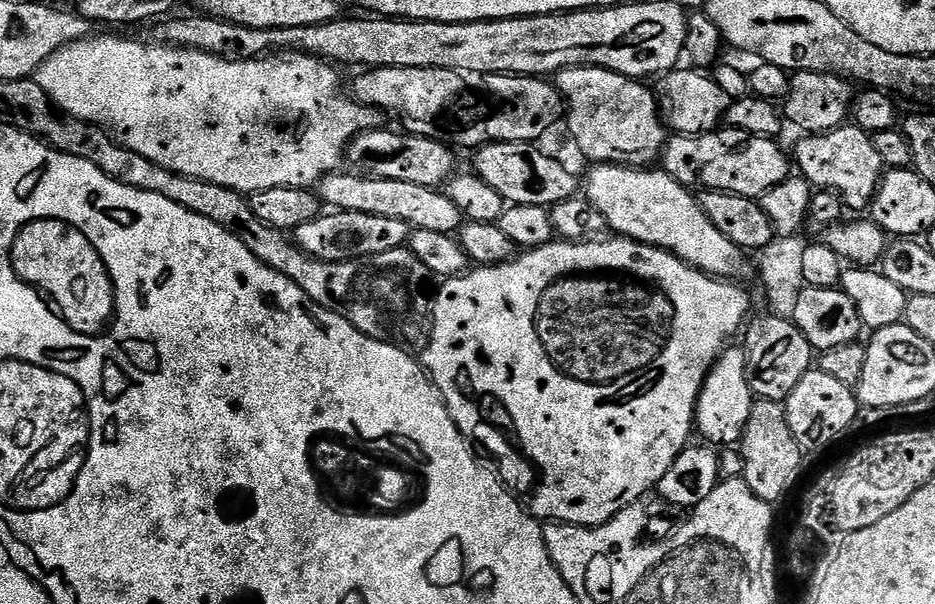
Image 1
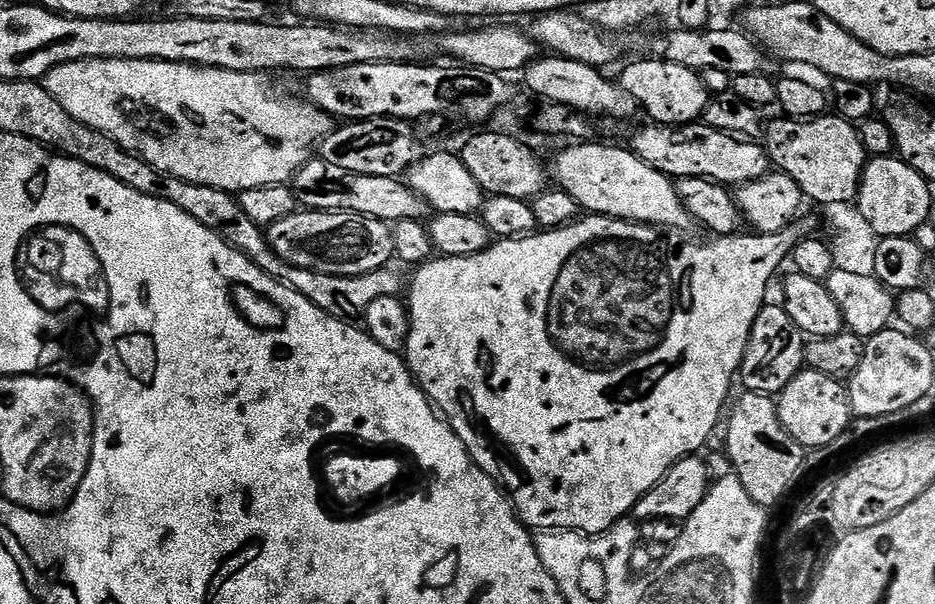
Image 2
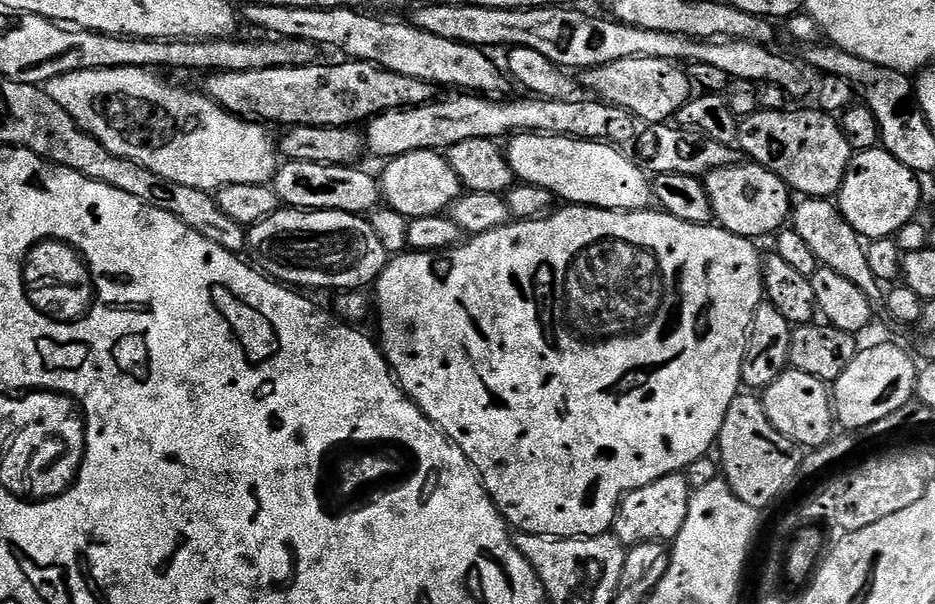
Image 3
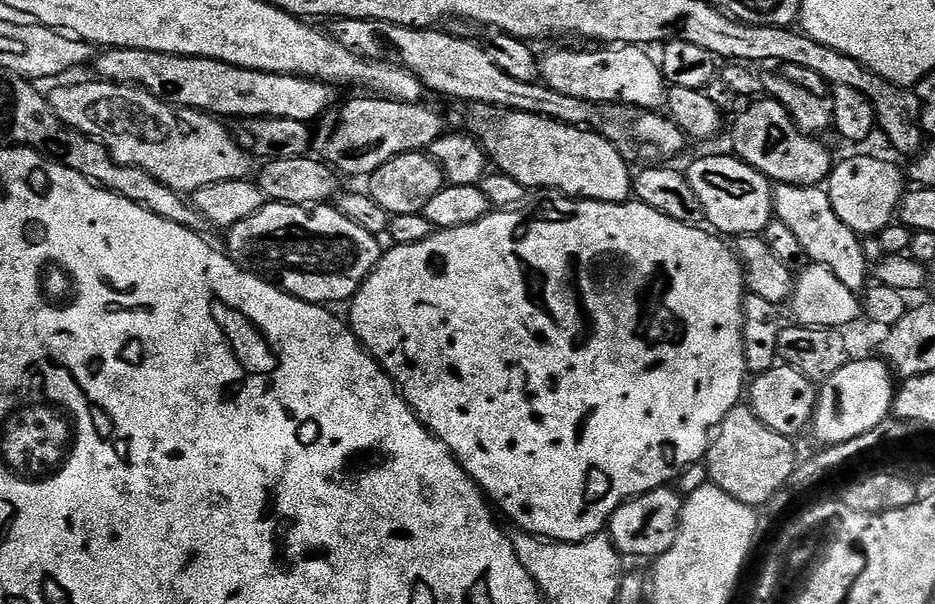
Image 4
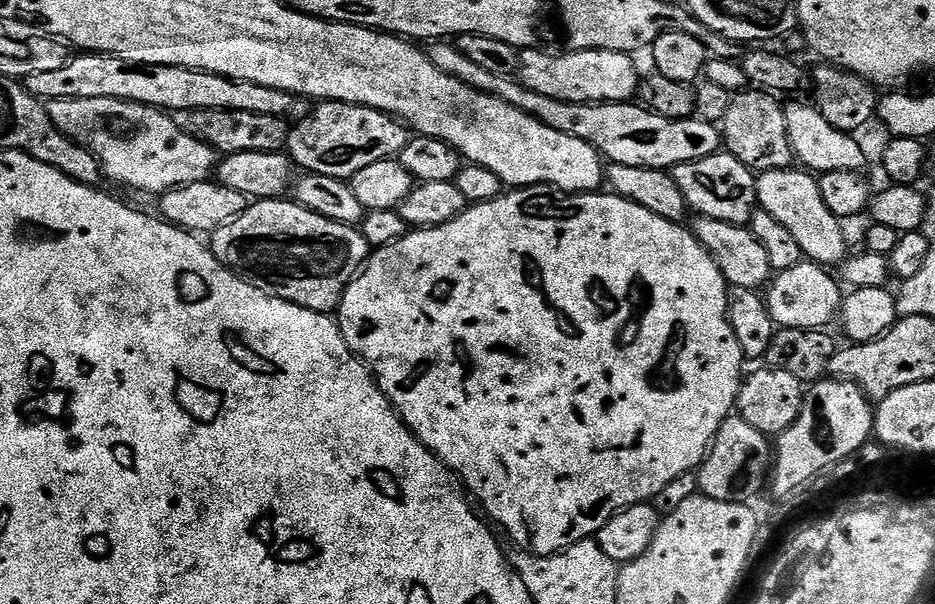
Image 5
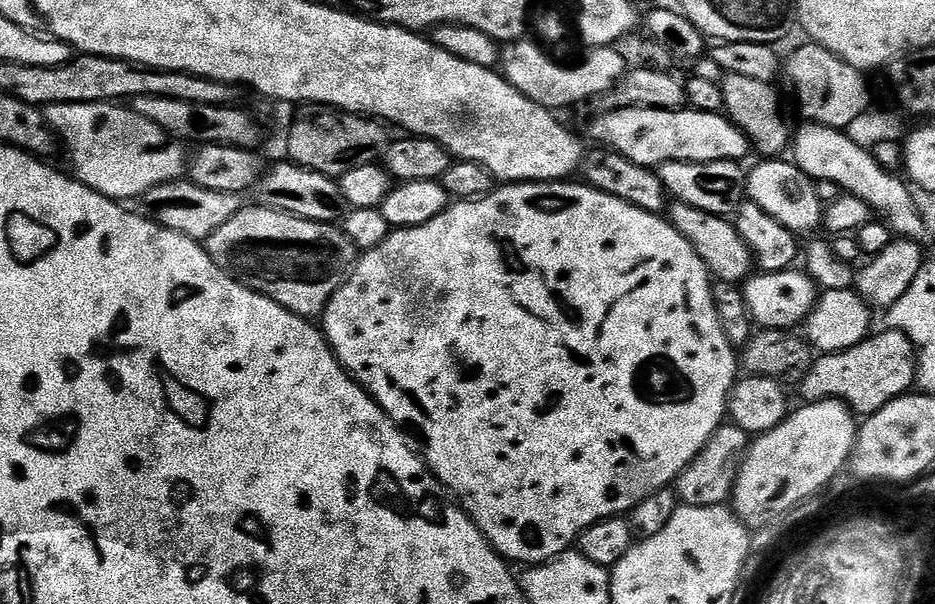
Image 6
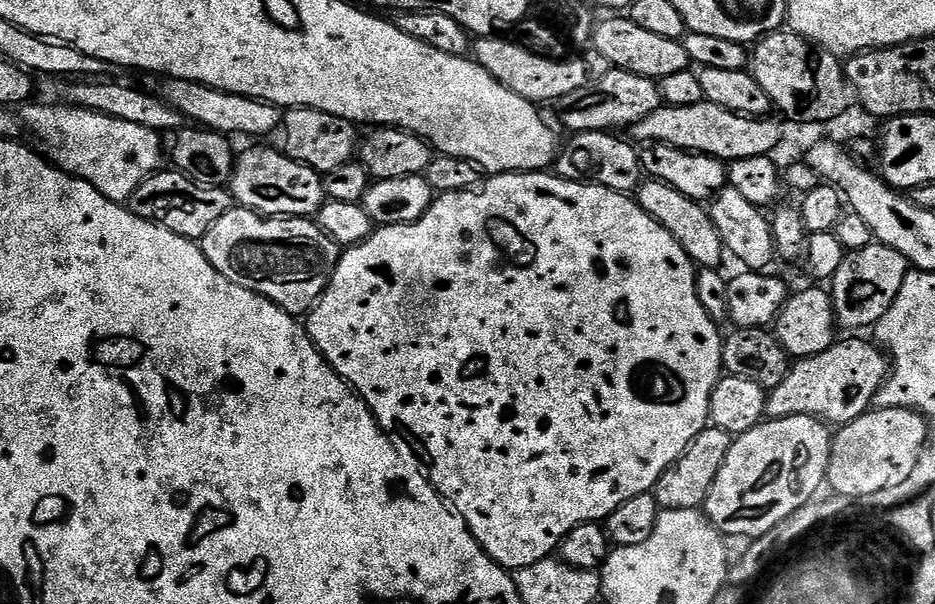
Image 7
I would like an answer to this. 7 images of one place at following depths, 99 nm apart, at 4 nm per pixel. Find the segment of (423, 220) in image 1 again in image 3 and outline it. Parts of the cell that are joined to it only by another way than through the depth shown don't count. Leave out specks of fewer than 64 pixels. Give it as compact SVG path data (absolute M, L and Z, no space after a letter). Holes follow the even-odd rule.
M290 160L277 167L274 177L276 196L281 205L314 212L355 212L367 214L381 203L380 182L360 166L319 164Z

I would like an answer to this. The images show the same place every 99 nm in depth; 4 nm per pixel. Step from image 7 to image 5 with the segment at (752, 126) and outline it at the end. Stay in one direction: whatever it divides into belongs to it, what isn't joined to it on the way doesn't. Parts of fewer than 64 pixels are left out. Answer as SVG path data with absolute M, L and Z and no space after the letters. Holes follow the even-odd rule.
M436 42L427 49L429 58L443 72L456 76L463 84L470 84L480 92L488 92L491 96L501 96L508 104L513 104L518 110L522 110L528 116L532 116L538 122L550 126L550 130L558 130L558 134L570 134L570 138L582 138L590 146L594 146L605 161L621 164L622 166L642 166L643 168L662 168L671 170L677 164L694 162L707 156L715 156L722 148L722 132L719 127L705 120L671 120L660 116L647 107L639 108L636 102L623 104L583 104L582 102L562 102L562 98L546 98L546 94L538 94L530 90L519 79L490 74L490 70L482 70L482 66L472 62L466 54L460 52L459 47L452 42Z

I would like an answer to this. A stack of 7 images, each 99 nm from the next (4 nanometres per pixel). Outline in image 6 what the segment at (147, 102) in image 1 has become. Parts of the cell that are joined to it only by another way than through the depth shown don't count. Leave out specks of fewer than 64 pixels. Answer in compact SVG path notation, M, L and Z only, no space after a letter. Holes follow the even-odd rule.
M116 102L102 104L50 104L43 109L48 127L64 143L68 156L72 159L71 171L75 179L85 184L90 190L102 194L106 198L117 202L129 202L135 198L142 198L146 190L154 186L162 186L171 180L179 180L186 172L185 145L181 141L163 132L150 118L142 118L142 114L133 112L131 107L121 106Z

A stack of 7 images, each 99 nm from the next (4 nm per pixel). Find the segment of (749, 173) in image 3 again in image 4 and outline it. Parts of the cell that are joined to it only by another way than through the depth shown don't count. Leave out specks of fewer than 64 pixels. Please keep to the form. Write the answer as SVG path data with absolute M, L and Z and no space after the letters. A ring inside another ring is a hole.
M732 154L704 156L686 168L686 175L698 202L702 202L705 221L709 225L712 223L711 227L717 233L729 236L728 238L758 236L774 219L773 181L762 175L758 169L750 167L745 160Z

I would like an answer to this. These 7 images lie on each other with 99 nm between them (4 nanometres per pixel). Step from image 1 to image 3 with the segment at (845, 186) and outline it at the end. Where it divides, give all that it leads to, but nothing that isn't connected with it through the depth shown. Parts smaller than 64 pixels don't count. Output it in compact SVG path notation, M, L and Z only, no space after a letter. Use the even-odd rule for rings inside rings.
M761 110L740 120L738 148L749 161L778 174L793 193L804 198L835 197L853 158L850 142L842 134L839 119L819 110L790 112Z

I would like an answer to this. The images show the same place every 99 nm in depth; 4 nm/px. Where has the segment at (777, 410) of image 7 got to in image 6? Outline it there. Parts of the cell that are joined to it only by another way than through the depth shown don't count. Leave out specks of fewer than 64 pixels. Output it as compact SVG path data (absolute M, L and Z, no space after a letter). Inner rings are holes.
M883 330L841 352L820 354L799 381L798 388L805 401L841 400L853 413L867 418L891 400L903 396L913 387L916 378L916 350L904 332Z

